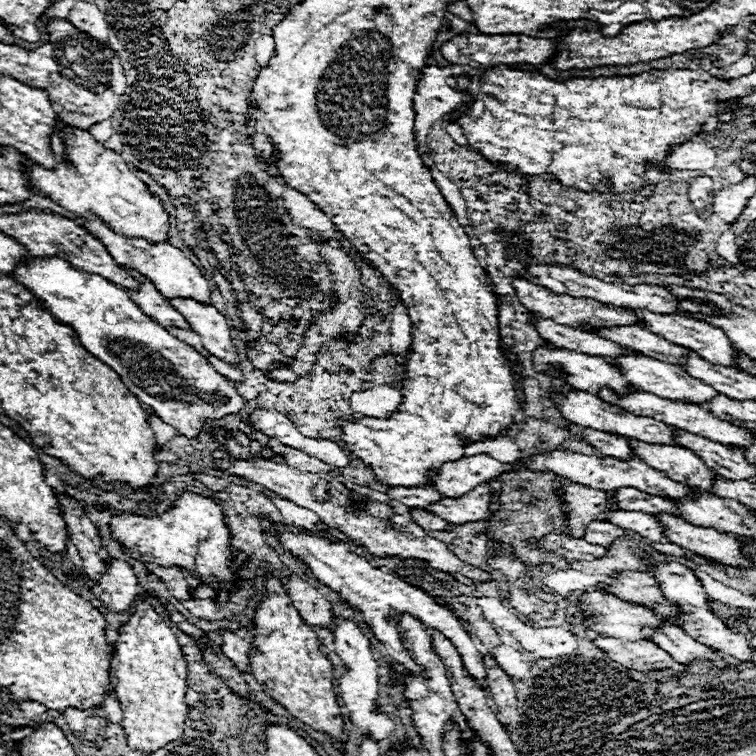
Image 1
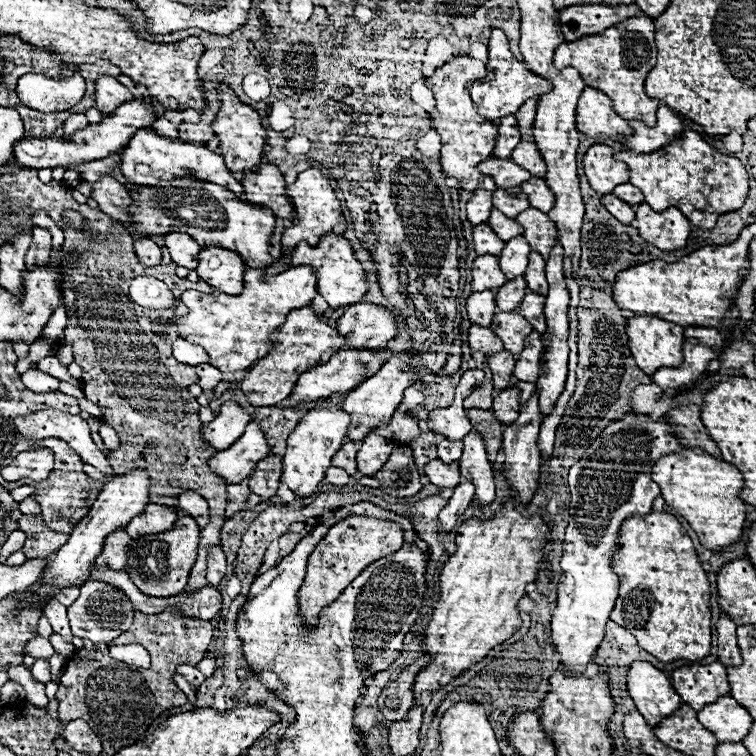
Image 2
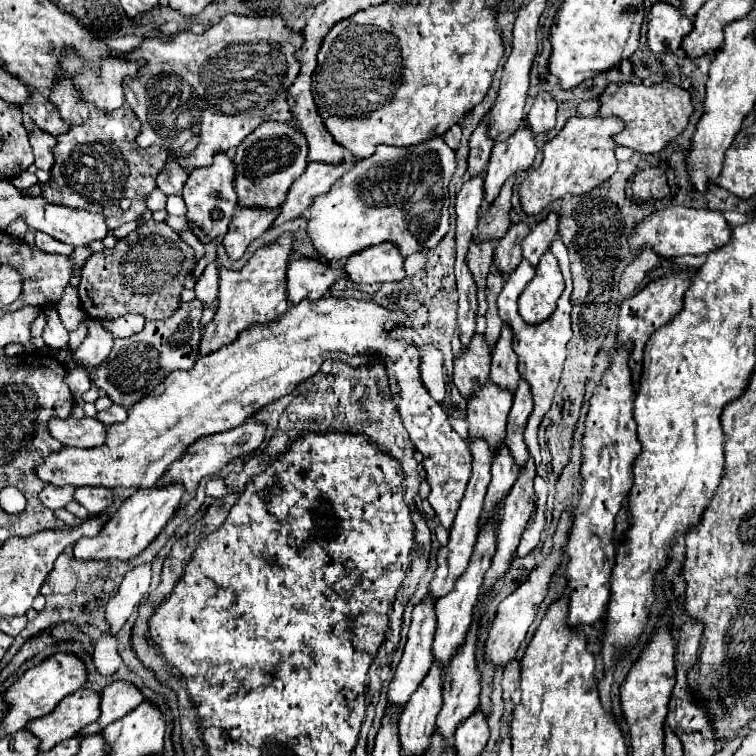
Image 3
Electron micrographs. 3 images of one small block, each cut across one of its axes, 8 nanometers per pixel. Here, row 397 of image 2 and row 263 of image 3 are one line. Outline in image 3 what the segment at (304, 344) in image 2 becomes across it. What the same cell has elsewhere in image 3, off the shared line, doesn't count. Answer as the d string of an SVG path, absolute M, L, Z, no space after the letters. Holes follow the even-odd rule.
M282 236L280 240L276 240L276 244L258 248L240 270L218 266L220 272L218 308L212 322L204 328L200 354L210 354L220 346L230 344L242 330L250 328L252 324L272 322L280 314L284 314L290 306L294 306L286 294L286 268L290 254L292 254L292 236Z

